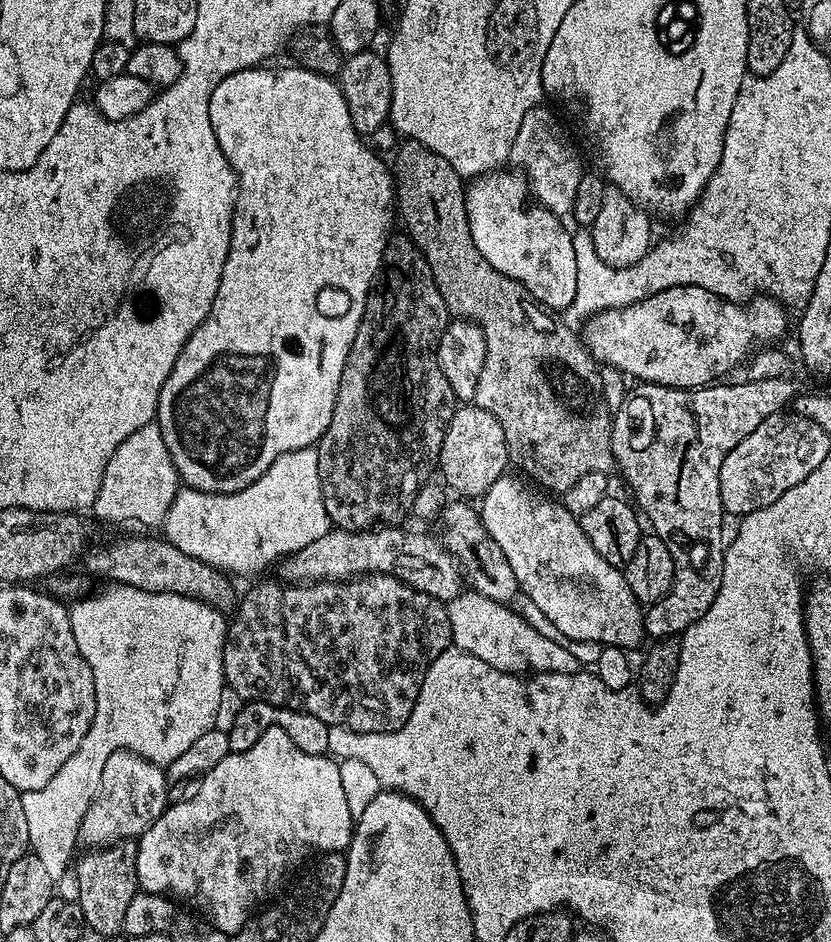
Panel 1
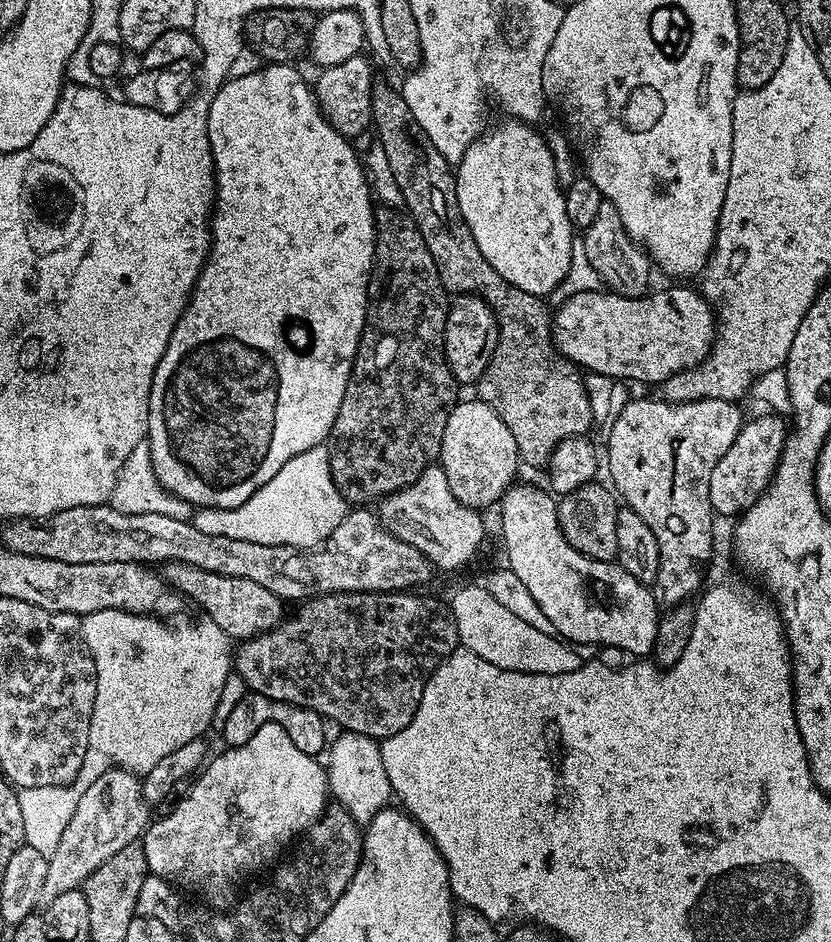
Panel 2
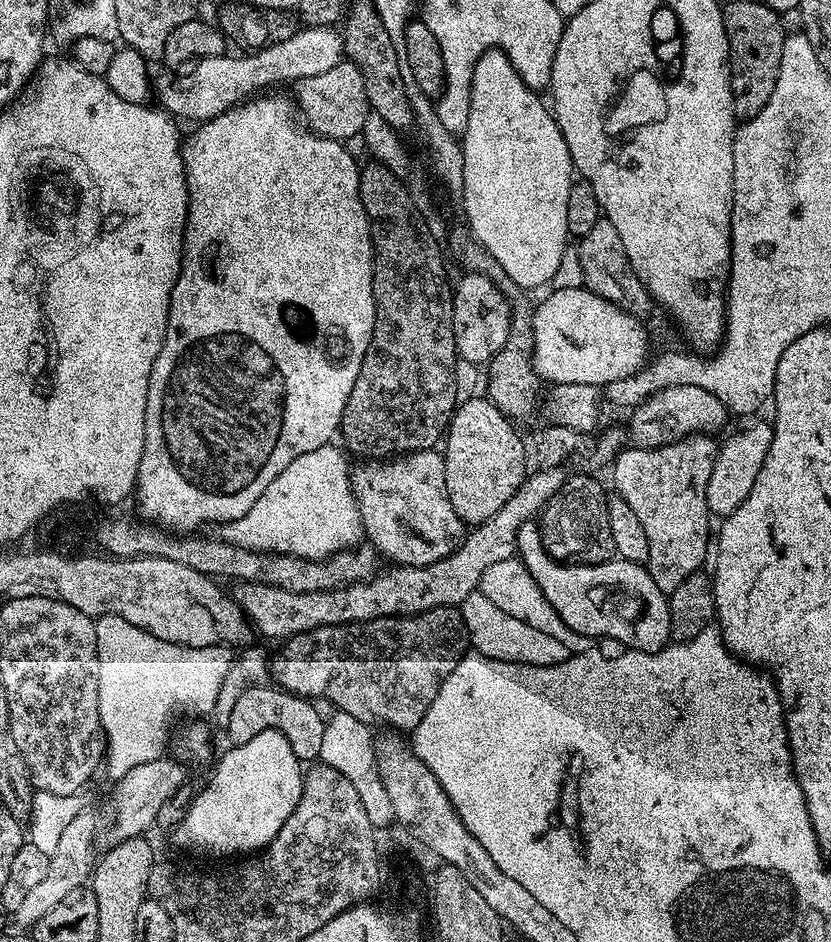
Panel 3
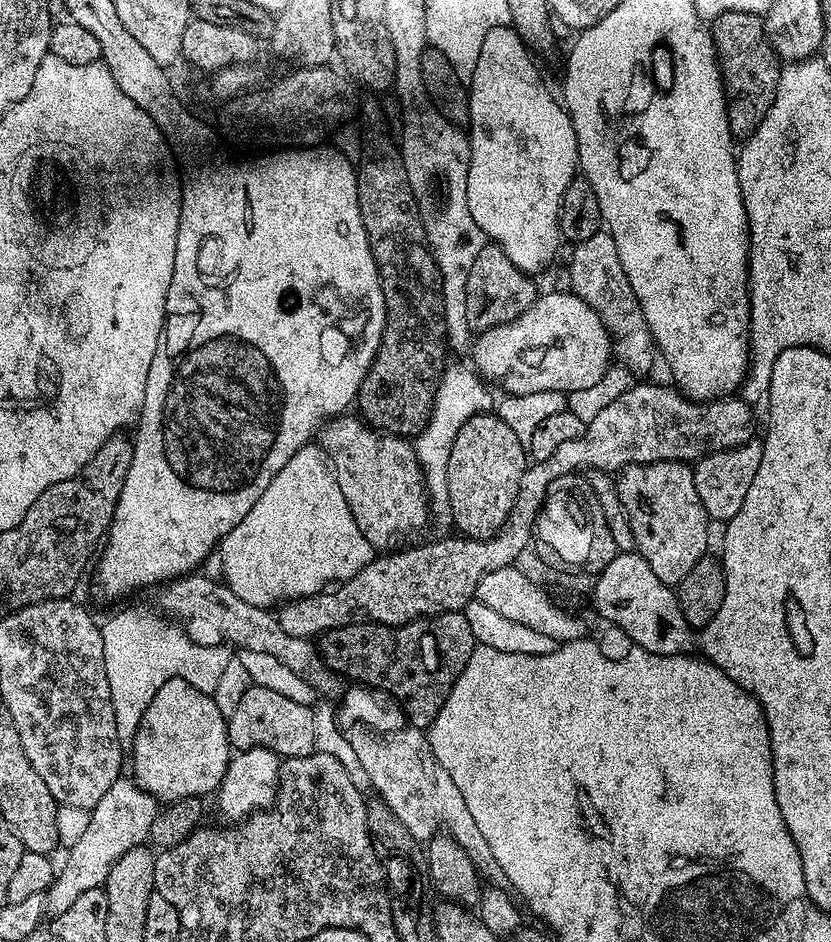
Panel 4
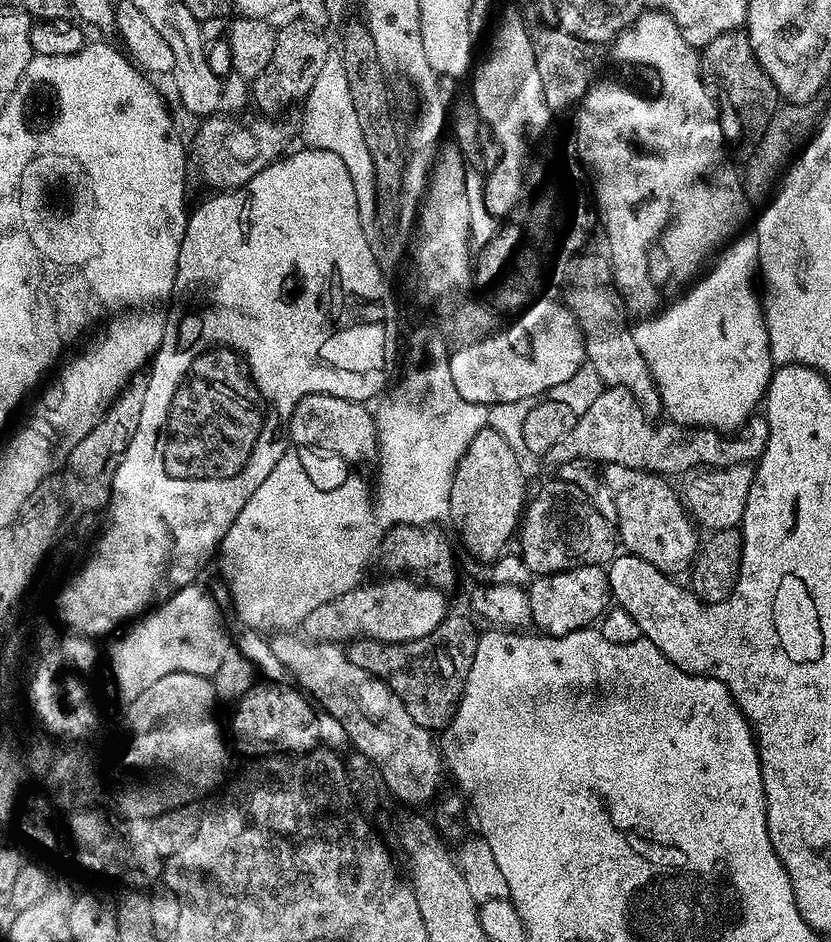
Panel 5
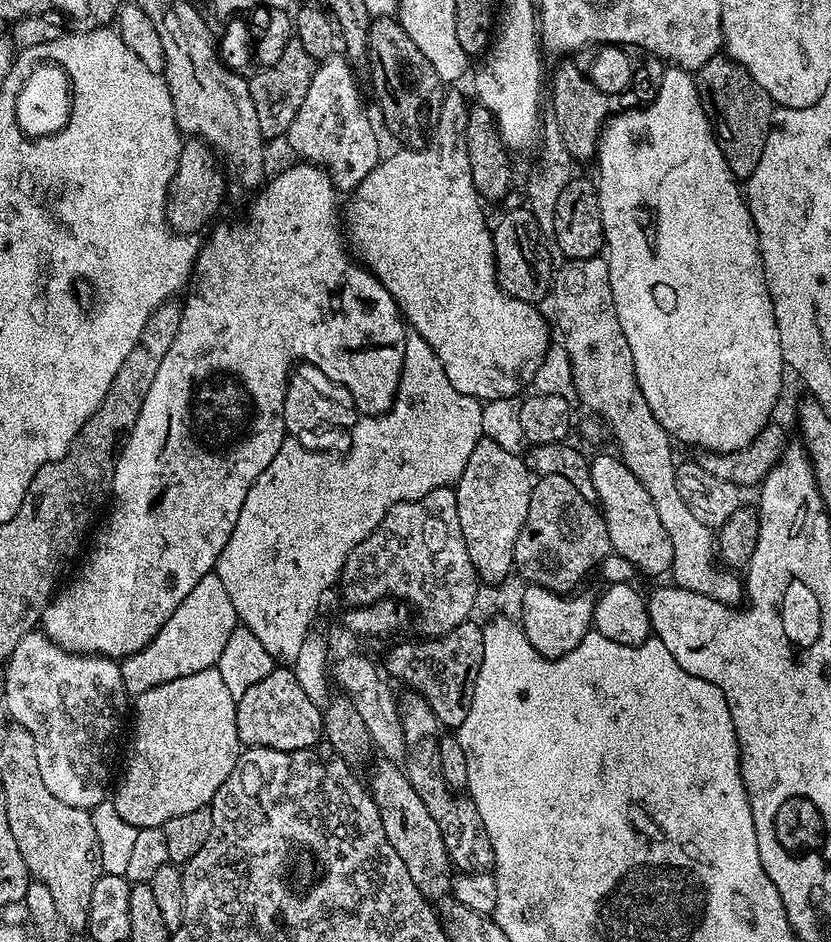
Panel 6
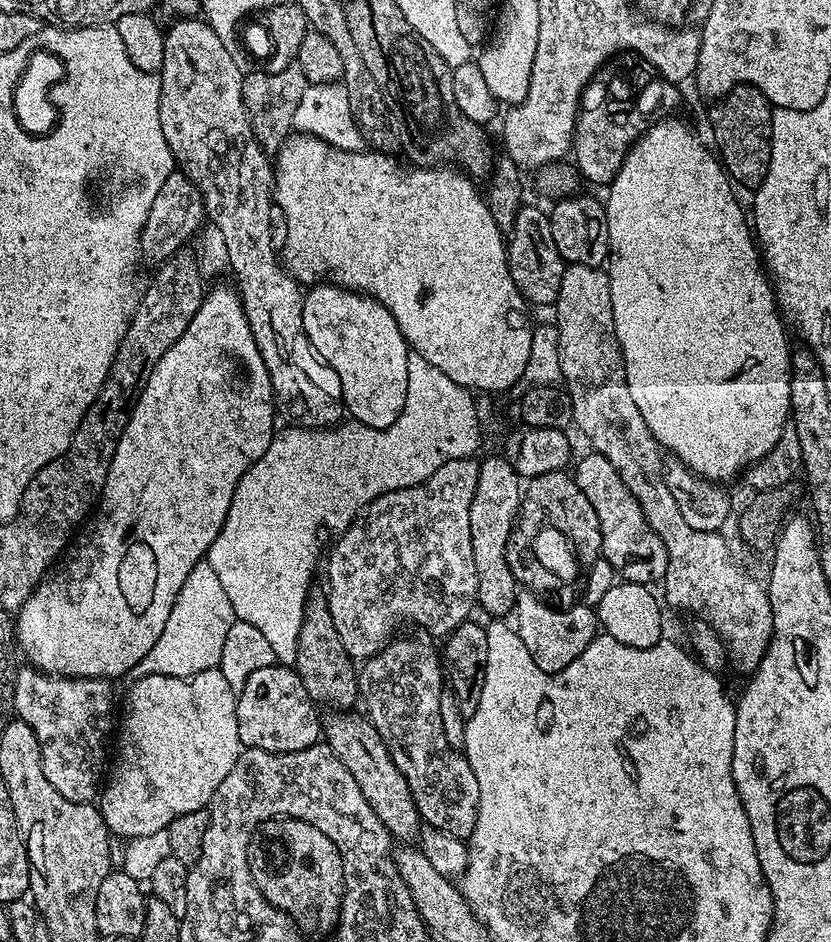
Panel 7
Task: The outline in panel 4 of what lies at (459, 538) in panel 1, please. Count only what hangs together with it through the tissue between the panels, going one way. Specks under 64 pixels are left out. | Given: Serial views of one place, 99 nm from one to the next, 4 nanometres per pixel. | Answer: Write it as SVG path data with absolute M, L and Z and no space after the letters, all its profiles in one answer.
M339 414L331 417L318 433L319 447L324 449L334 473L334 482L346 498L350 514L354 514L354 522L358 522L358 530L362 530L362 538L372 544L373 549L388 550L400 540L400 536L408 536L419 528L430 524L430 501L426 487L426 477L420 467L420 459L416 457L415 447L405 437L390 436L364 423L356 414Z

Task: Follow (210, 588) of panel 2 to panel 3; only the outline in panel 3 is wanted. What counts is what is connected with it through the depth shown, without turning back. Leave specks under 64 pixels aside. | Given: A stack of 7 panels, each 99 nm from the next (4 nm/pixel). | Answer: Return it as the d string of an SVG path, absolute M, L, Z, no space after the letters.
M563 467L540 468L536 473L533 471L512 495L510 502L506 502L506 506L498 510L498 514L475 525L449 556L433 564L388 566L392 568L385 572L384 569L377 571L369 580L347 584L344 588L313 592L295 592L269 584L240 582L233 587L236 589L231 589L231 598L245 613L252 628L257 633L260 631L266 639L276 640L275 642L283 642L322 626L357 624L383 616L414 616L417 612L435 608L455 608L479 589L482 574L491 565L517 555L518 530L522 530L524 524L543 512L548 499L564 485L564 471Z

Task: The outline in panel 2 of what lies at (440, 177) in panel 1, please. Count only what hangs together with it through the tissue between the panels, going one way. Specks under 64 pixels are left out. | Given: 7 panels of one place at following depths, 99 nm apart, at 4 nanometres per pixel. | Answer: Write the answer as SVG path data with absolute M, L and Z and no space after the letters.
M380 82L372 85L372 128L378 148L384 151L384 160L392 171L392 180L404 199L403 207L408 215L414 218L418 230L422 230L422 238L426 238L426 247L430 249L430 258L434 258L434 266L438 266L438 274L445 292L456 296L480 296L492 308L498 322L498 346L490 358L490 366L478 381L478 398L486 402L506 422L510 434L514 434L514 446L518 446L521 461L532 468L543 469L551 458L553 450L566 438L585 435L593 427L590 398L587 397L585 373L556 349L552 340L552 316L541 297L526 294L526 290L518 290L490 262L486 262L484 252L478 250L478 242L474 242L474 234L470 234L470 226L462 218L462 210L458 206L456 193L456 174L453 165L449 164L442 154L438 154L436 141L426 138L422 126L414 122L414 114L410 114L410 106L400 97L399 91L388 84Z

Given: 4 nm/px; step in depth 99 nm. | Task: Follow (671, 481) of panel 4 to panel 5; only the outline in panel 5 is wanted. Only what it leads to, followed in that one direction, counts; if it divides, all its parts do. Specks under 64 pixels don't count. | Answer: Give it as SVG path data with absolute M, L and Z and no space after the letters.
M610 464L603 469L604 487L614 494L614 506L618 506L618 518L614 525L620 531L623 551L637 556L650 566L669 574L687 573L698 551L697 525L686 511L679 491L671 488L665 477L655 472L634 470L630 466Z

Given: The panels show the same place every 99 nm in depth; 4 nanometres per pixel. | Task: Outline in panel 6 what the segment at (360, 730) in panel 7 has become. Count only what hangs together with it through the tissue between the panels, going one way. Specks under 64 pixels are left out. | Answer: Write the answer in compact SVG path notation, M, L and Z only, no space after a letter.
M380 758L371 768L372 777L366 780L366 787L372 793L374 806L378 806L378 818L382 818L386 842L390 842L398 858L402 858L410 878L414 878L414 886L418 886L418 890L429 901L443 901L452 891L454 865L448 859L446 842L442 842L442 830L438 830L438 822L434 822L430 810L426 810L426 802L418 798L418 790L414 790L407 771L399 763Z

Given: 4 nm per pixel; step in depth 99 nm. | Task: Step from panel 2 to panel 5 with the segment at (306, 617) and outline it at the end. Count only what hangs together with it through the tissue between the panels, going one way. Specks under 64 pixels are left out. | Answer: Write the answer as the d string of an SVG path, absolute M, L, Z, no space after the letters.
M445 616L441 624L426 634L426 638L414 638L410 642L382 642L364 637L351 641L346 651L350 661L360 666L364 673L380 679L390 688L418 726L443 730L456 713L470 666L474 666L474 654L482 644L482 640L476 637L473 617L468 616Z

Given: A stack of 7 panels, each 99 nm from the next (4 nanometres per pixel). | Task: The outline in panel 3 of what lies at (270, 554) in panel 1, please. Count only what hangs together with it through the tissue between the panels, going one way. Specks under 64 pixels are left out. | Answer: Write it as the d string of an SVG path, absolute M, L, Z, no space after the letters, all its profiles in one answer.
M330 443L326 446L318 446L318 450L310 450L310 454L302 454L302 458L300 460L290 462L290 466L286 466L286 470L282 470L282 474L278 474L275 484L266 486L266 490L262 494L262 498L258 502L254 502L254 506L250 510L246 510L246 514L242 514L242 518L232 520L229 524L223 525L222 539L226 542L230 542L234 546L252 548L256 552L286 552L289 556L301 556L307 560L324 560L328 556L333 556L335 552L343 552L351 549L353 545L357 543L357 541L355 542L356 532L358 536L356 500L352 497L352 483L350 481L349 465L344 465L345 453L341 451L339 447L336 449L336 447L337 445L335 443Z

